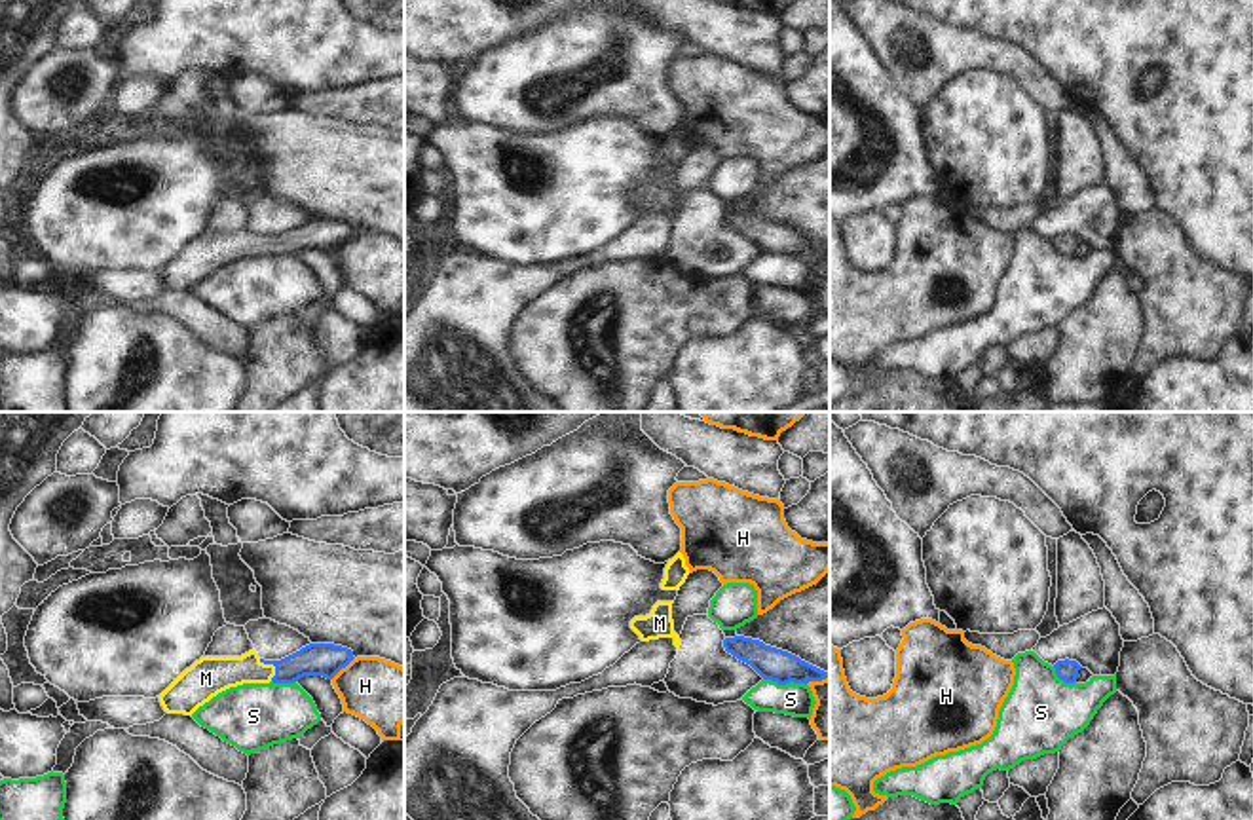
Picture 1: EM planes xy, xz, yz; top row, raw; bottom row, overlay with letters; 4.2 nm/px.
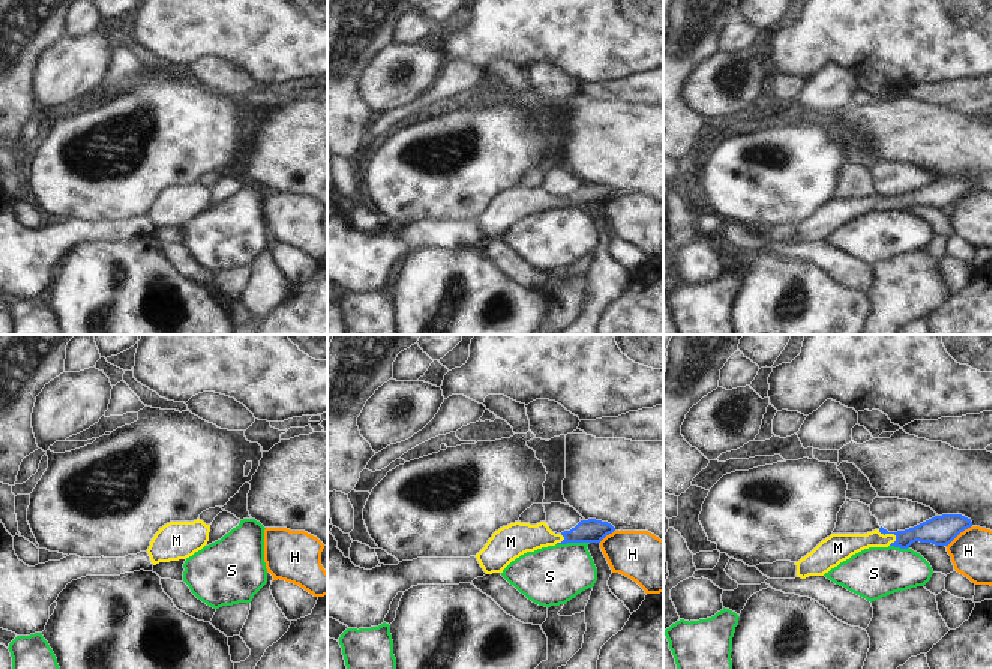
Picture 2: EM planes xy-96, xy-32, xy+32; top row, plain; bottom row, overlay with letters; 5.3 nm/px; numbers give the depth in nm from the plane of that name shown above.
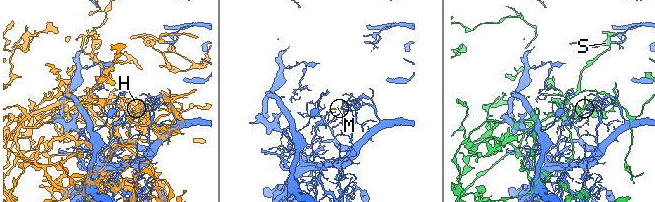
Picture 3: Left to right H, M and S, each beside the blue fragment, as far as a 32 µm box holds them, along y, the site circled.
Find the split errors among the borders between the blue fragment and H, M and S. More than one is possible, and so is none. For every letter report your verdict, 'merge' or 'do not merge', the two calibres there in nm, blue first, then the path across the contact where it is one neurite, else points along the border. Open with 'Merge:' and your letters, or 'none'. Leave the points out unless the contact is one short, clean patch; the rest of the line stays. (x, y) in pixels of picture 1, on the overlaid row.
Merge: M
H: do not merge | 140/280 nm
M: merge | 140/150 nm | across xy (317, 659), (299, 665), (274, 665), (217, 674)
S: do not merge | 140/140 nm

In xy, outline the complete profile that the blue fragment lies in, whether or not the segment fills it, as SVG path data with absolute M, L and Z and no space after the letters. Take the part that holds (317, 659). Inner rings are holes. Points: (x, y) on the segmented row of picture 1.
M309 643L281 661L264 661L254 649L241 657L201 657L159 695L159 702L167 714L192 716L230 687L294 683L304 676L332 680L353 659L351 649L334 643Z

